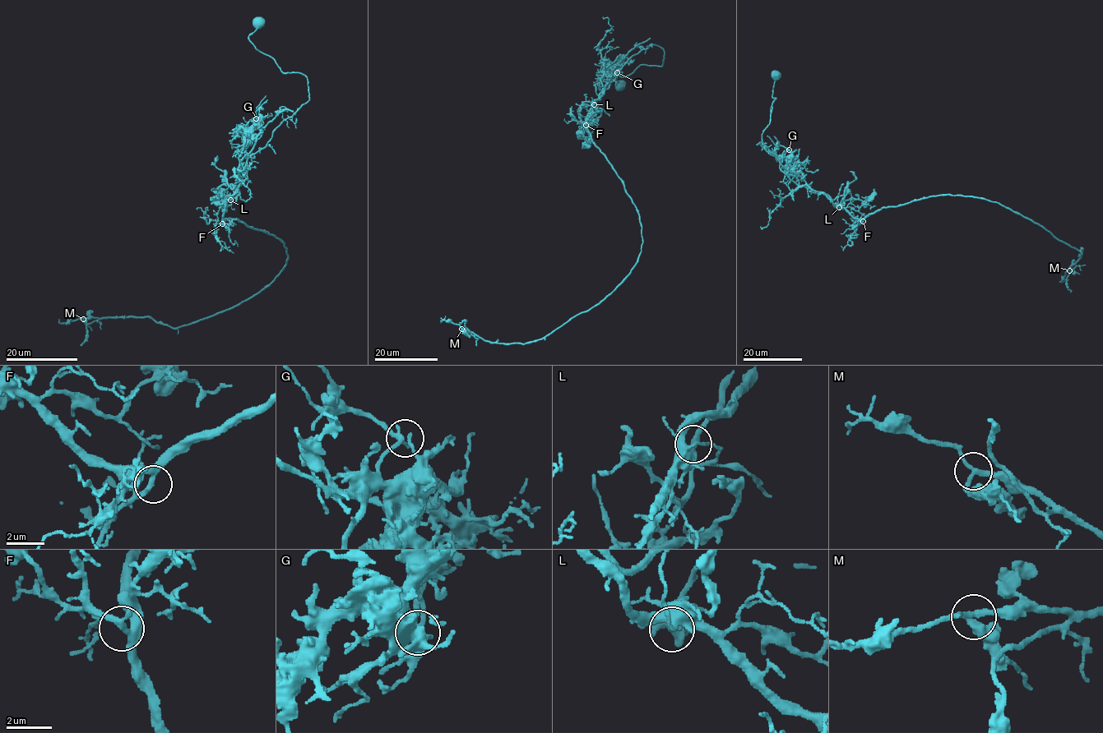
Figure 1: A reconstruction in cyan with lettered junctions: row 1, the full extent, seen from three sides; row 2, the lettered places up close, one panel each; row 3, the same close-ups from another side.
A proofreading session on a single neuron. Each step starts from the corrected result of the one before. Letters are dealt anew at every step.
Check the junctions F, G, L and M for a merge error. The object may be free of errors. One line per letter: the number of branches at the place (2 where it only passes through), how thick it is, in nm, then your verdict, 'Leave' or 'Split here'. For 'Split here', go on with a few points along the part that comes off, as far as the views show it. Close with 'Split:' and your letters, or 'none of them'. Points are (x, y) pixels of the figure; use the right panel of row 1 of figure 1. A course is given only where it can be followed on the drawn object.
F: Branches: 3. Thickness 240 nm. Leave
G: Branches: 3. Thickness 220 nm. Leave
L: Branches: 3. Thickness 190 nm. Split here. Course of the part to remove: (839, 207), (838, 196), (832, 200), (798, 186), (780, 164), (785, 158), (801, 163), (807, 171), (818, 170)
M: Branches: 3. Thickness 220 nm. Leave
Split: L

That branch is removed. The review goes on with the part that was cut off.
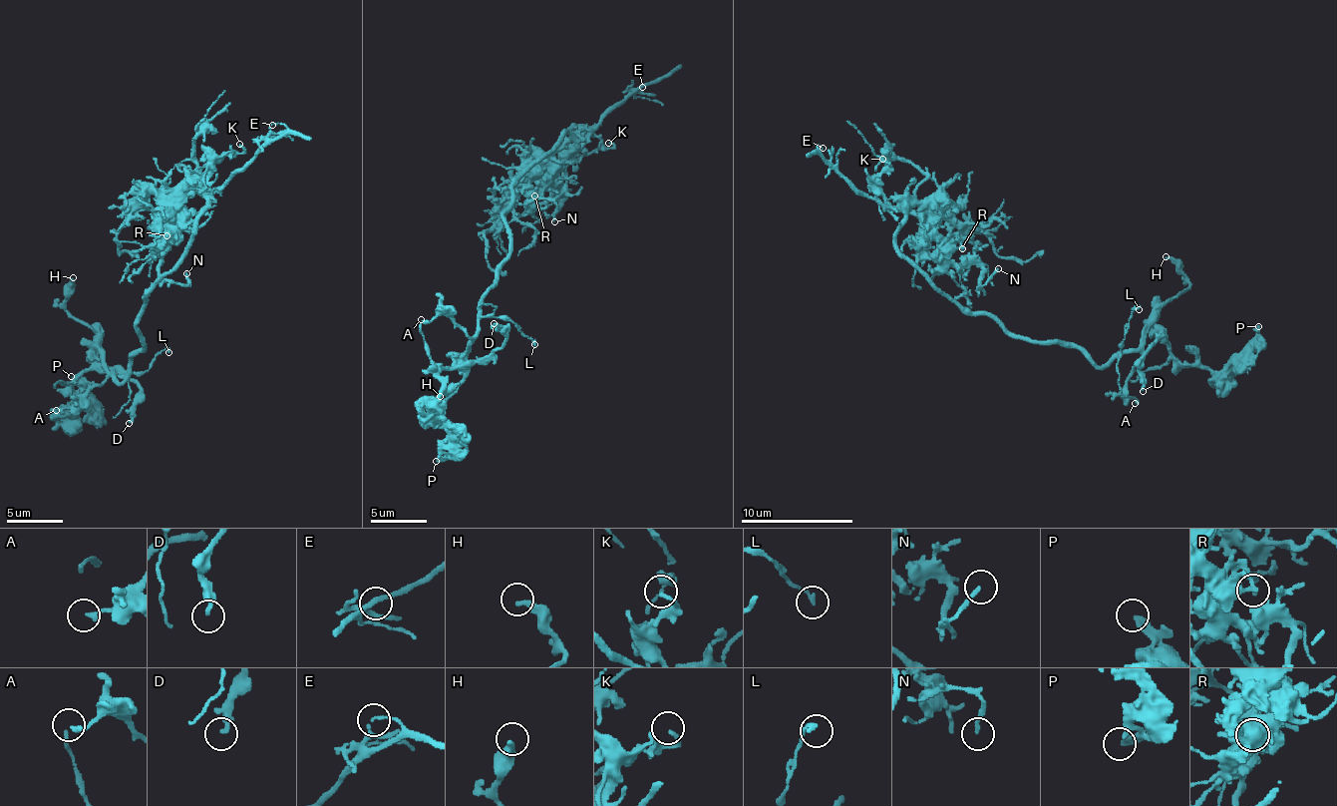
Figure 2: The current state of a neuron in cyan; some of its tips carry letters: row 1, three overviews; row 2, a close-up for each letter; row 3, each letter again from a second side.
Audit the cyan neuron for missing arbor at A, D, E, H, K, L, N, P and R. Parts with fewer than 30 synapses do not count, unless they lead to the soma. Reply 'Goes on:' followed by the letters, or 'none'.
Goes on: none

